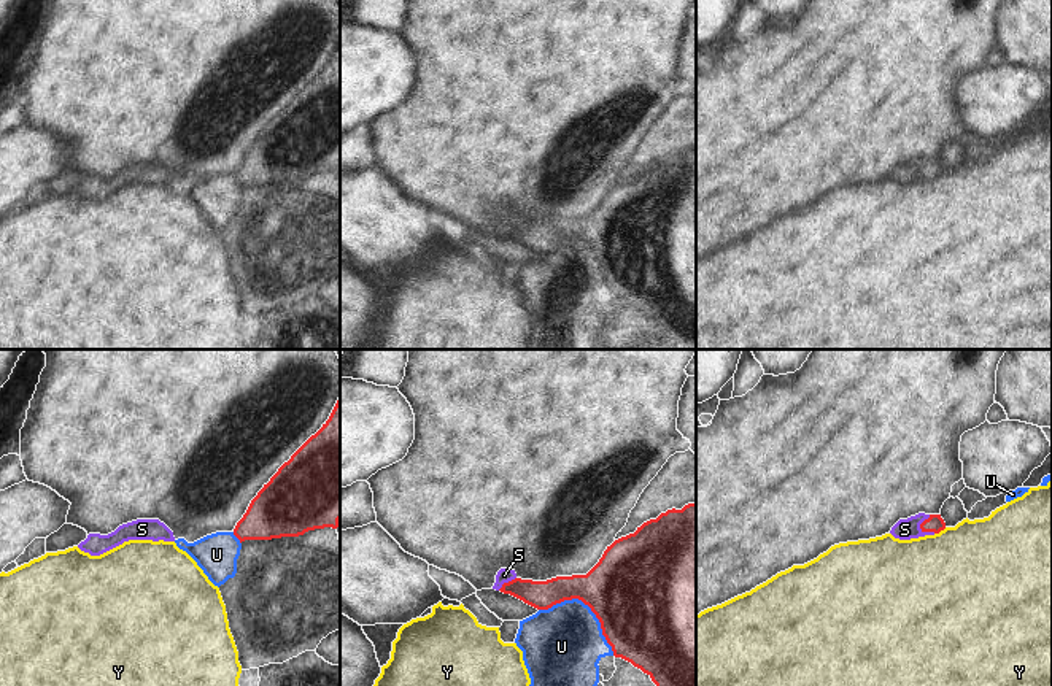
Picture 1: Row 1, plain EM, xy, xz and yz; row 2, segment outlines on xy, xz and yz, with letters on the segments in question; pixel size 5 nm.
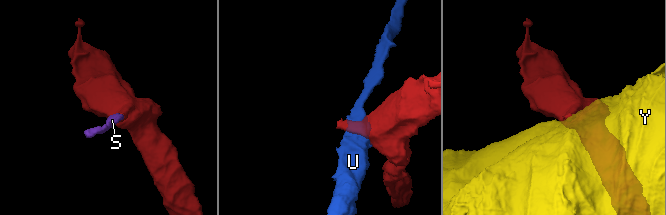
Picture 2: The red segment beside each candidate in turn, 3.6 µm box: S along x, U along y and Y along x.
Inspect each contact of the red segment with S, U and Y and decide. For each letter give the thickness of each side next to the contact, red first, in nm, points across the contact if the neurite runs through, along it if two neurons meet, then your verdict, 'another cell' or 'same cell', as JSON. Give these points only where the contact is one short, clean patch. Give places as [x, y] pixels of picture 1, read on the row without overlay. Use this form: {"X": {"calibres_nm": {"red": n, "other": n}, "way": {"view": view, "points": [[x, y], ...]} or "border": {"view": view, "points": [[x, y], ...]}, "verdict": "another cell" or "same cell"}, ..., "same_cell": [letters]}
{"S": {"calibres_nm": {"red": 90, "other": 110}, "way": {"view": "yz", "points": [[935, 167], [920, 169], [905, 173]]}, "verdict": "same cell"}, "U": {"calibres_nm": {"red": 480, "other": 400}, "verdict": "another cell"}, "Y": {"calibres_nm": {"red": 90, "other": 480}, "border": {"view": "yz", "points": [[946, 172], [935, 178]]}, "verdict": "another cell"}, "same_cell": ["S"]}

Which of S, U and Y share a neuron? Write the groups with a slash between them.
S / U / Y

